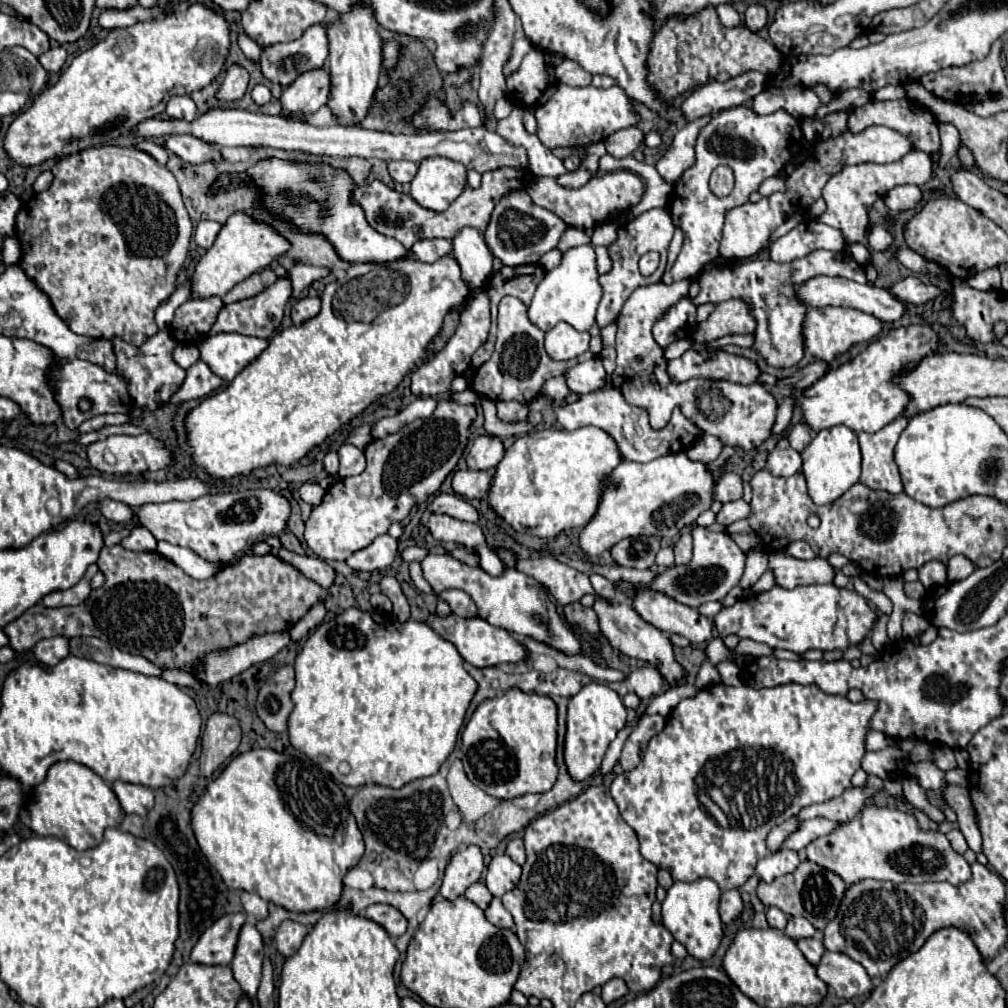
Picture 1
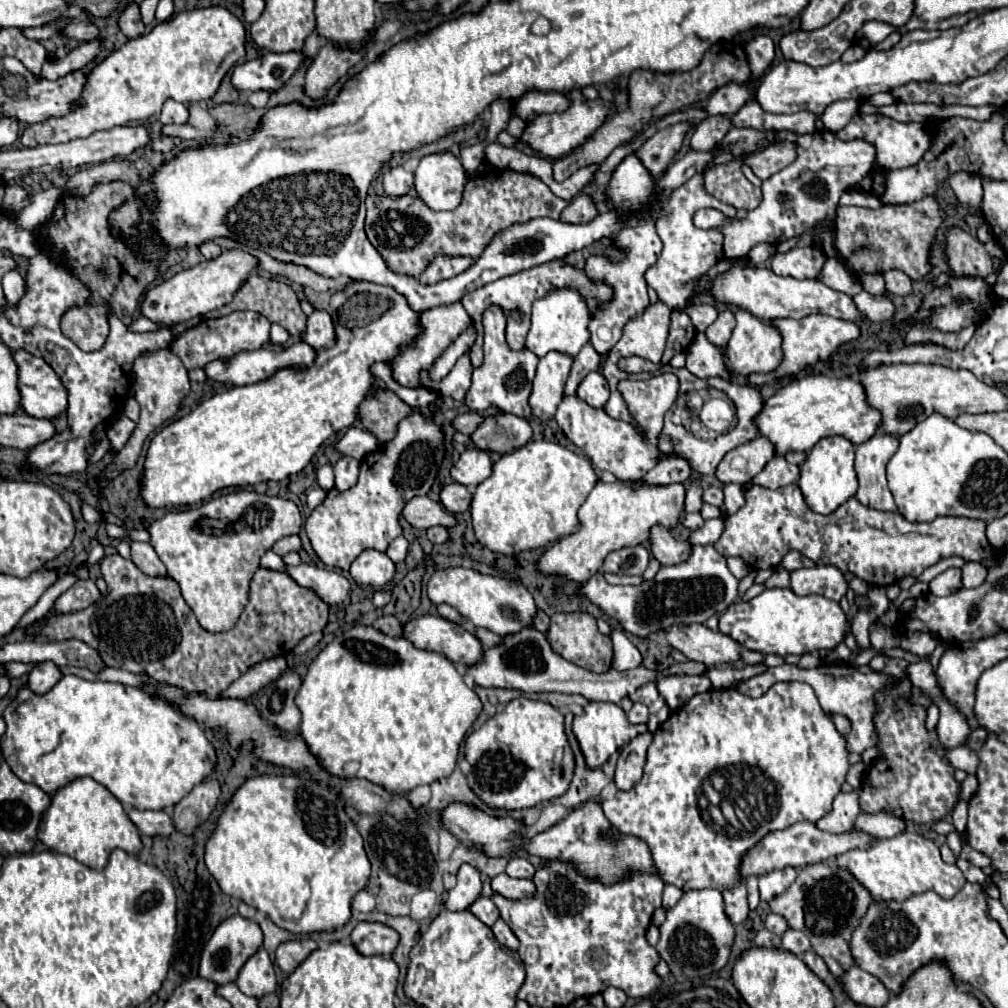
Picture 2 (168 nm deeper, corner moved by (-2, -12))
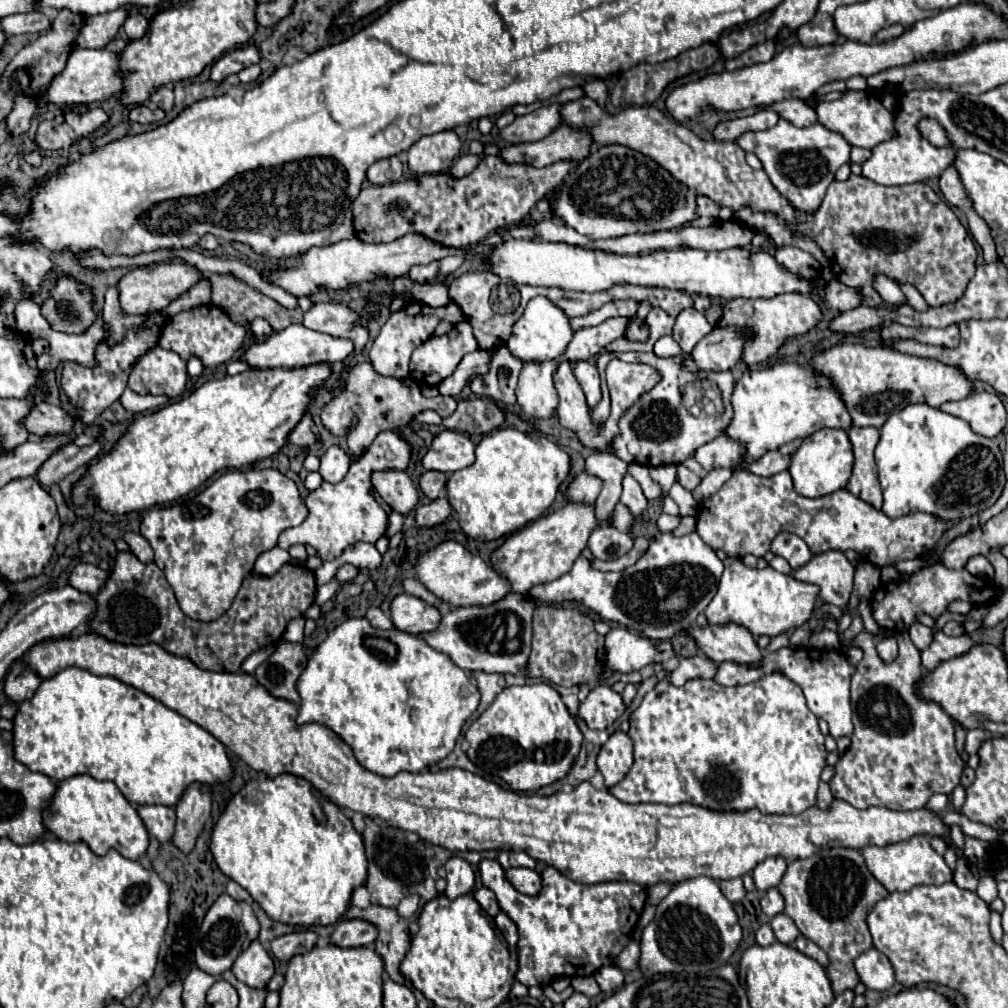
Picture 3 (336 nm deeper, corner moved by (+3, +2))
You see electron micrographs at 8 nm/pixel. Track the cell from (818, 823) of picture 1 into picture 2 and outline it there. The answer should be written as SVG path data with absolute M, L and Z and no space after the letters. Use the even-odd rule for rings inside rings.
M888 812L860 814L852 826L854 832L866 832L872 838L890 838L892 834L900 834L900 830L904 828L906 828L904 820Z

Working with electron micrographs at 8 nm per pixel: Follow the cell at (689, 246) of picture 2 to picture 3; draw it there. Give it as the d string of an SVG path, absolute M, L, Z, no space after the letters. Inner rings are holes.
M697 196L697 212L699 212L699 220L687 226L711 226L719 220L719 206L707 200L707 196Z

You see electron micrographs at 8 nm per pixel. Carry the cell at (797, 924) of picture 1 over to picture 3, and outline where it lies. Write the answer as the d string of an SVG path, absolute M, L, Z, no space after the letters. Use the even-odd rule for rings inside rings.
M777 914L771 920L771 928L775 932L775 938L783 944L791 944L799 936L799 928L795 926L795 922L787 914Z

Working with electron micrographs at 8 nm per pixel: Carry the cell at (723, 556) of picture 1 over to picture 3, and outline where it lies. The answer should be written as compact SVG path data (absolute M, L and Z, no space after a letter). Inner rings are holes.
M667 532L655 536L655 542L647 552L621 572L593 570L589 560L581 554L567 574L553 582L535 586L529 594L533 600L547 604L565 600L581 602L605 622L617 622L651 640L671 640L695 624L695 618L715 596L721 574L723 562L717 558L715 550L697 536L697 532L681 538Z

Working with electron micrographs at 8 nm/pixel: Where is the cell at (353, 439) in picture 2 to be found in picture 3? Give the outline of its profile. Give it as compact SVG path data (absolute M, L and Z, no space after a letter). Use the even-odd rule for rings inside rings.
M305 414L305 416L299 420L299 424L289 432L287 442L289 442L289 444L297 444L297 446L311 446L311 444L315 442L315 436L313 436L313 432L311 432L311 424L313 424L311 414Z

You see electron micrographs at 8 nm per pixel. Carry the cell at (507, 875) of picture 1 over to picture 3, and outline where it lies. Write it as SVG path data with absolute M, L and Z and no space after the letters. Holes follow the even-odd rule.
M509 868L505 874L507 874L507 880L521 894L537 896L541 892L541 876L535 870L529 870L529 868Z

